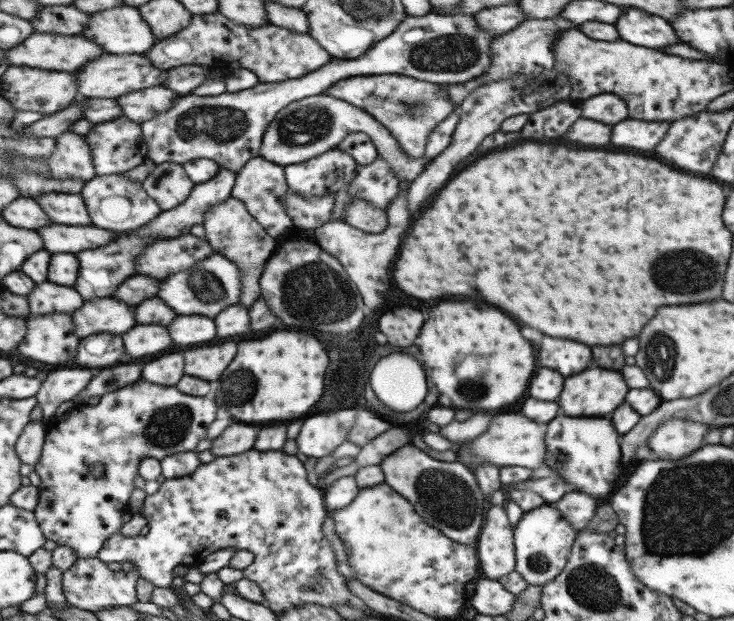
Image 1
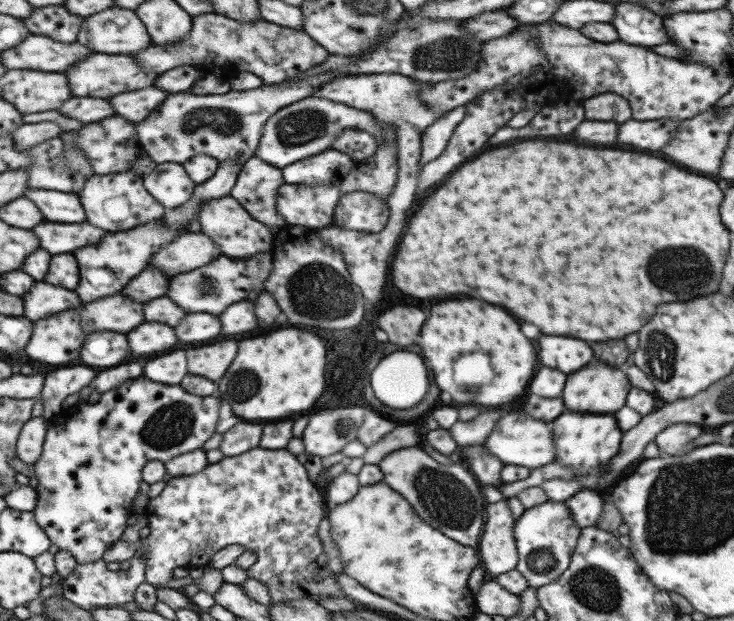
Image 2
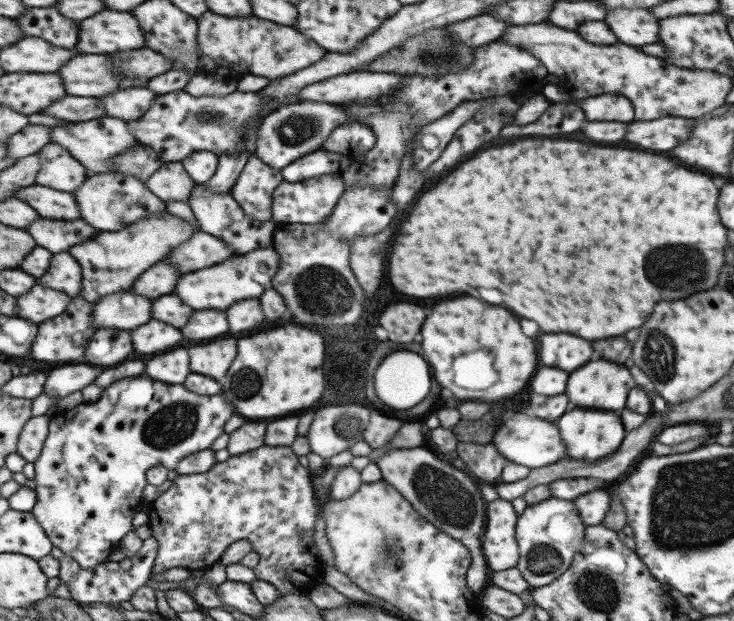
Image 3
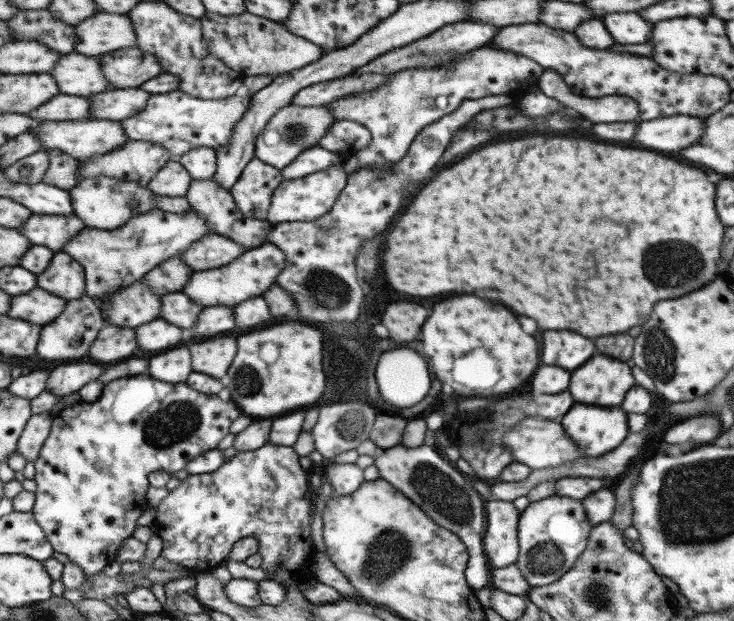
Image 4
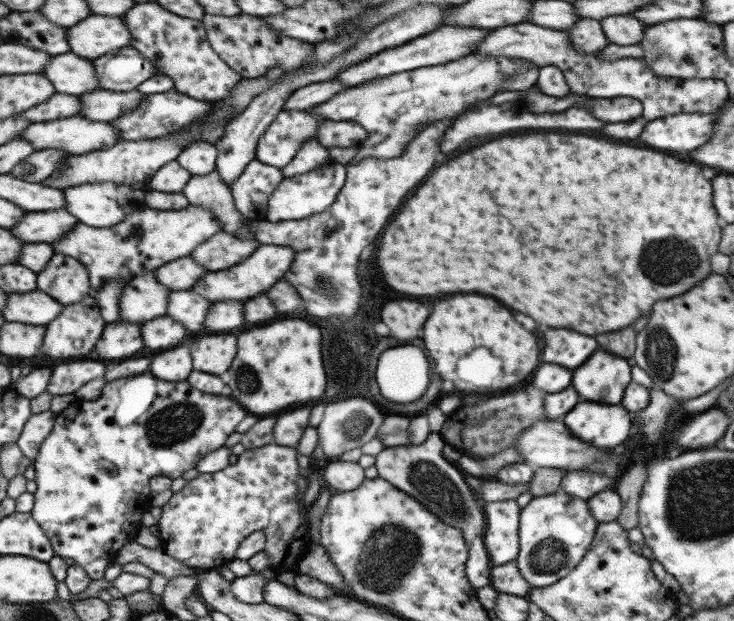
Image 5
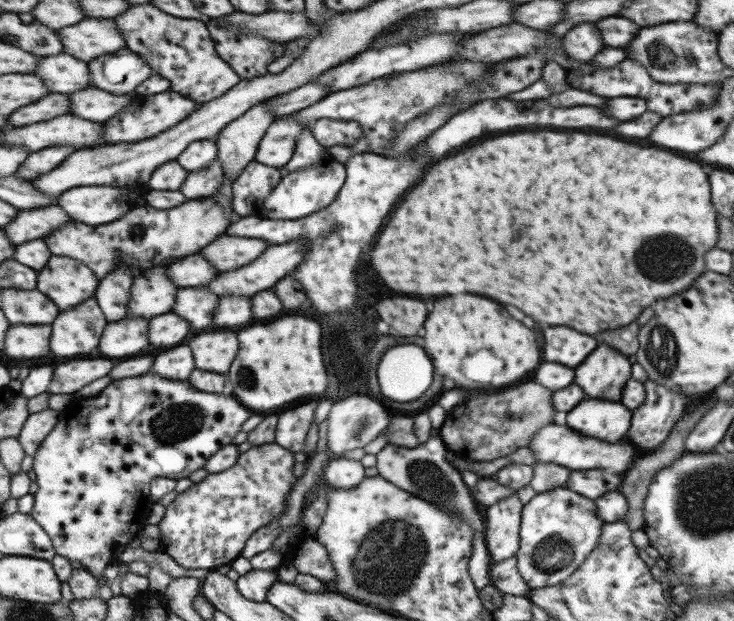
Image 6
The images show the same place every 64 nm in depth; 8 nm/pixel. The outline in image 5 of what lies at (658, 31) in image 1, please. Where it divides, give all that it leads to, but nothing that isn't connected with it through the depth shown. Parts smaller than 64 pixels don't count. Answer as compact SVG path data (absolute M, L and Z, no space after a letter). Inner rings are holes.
M609 16L603 18L599 24L607 42L617 46L637 44L643 34L643 24L635 22L633 16Z

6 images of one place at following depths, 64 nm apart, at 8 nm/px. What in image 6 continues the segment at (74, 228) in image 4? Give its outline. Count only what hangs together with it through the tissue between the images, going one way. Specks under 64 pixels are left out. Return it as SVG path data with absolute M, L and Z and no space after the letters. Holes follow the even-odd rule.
M59 206L19 210L17 216L7 226L3 226L3 232L11 244L21 244L25 240L43 238L67 220L67 214Z

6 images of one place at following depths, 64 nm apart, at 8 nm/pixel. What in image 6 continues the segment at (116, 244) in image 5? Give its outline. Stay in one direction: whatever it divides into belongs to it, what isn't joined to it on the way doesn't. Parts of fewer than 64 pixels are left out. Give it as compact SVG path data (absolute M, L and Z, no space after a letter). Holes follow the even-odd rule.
M227 175L220 180L220 187L214 195L201 200L189 200L179 206L170 209L153 210L149 206L141 206L141 208L133 208L127 214L123 214L121 218L117 218L115 222L109 222L105 226L85 226L79 222L65 222L63 226L59 226L59 230L53 230L45 240L47 248L51 254L55 256L69 256L75 258L79 262L83 262L85 266L89 266L93 270L93 274L97 280L101 280L105 274L115 268L125 268L127 264L121 262L121 256L115 256L117 252L123 252L123 257L131 257L134 262L128 266L131 270L138 272L149 270L153 266L161 266L165 259L183 258L190 254L197 253L206 244L209 244L215 237L222 234L230 222L230 213L232 210L232 181Z

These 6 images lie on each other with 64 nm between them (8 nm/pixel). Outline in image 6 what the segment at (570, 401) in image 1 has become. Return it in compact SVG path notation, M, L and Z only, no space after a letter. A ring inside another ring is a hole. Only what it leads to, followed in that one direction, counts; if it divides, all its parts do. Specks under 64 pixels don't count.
M599 344L587 358L575 368L575 384L589 398L619 400L621 389L630 377L629 360L609 348Z

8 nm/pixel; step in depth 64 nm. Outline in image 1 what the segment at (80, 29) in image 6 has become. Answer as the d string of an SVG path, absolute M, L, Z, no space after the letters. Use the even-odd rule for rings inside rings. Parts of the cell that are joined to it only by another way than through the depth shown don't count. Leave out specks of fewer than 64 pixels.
M119 6L91 14L81 36L101 46L108 54L142 55L156 43L149 26L135 8Z

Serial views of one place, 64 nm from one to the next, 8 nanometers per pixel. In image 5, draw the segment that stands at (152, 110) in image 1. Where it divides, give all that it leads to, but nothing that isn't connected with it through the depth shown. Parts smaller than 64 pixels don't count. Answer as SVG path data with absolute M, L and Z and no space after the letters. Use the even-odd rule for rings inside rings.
M93 90L81 94L78 101L81 104L78 114L93 122L109 122L127 112L142 102L144 95L137 92L107 92L107 90Z

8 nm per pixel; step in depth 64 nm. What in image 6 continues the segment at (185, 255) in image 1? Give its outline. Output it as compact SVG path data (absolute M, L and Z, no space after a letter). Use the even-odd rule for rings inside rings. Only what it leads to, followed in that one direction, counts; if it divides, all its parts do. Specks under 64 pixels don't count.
M224 232L206 244L199 253L219 272L239 269L253 262L270 244L256 238L239 238Z

